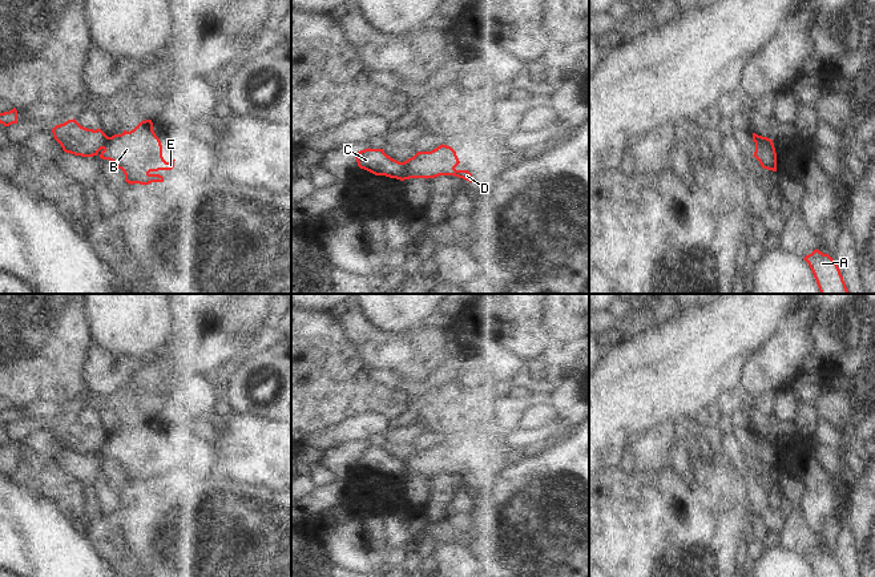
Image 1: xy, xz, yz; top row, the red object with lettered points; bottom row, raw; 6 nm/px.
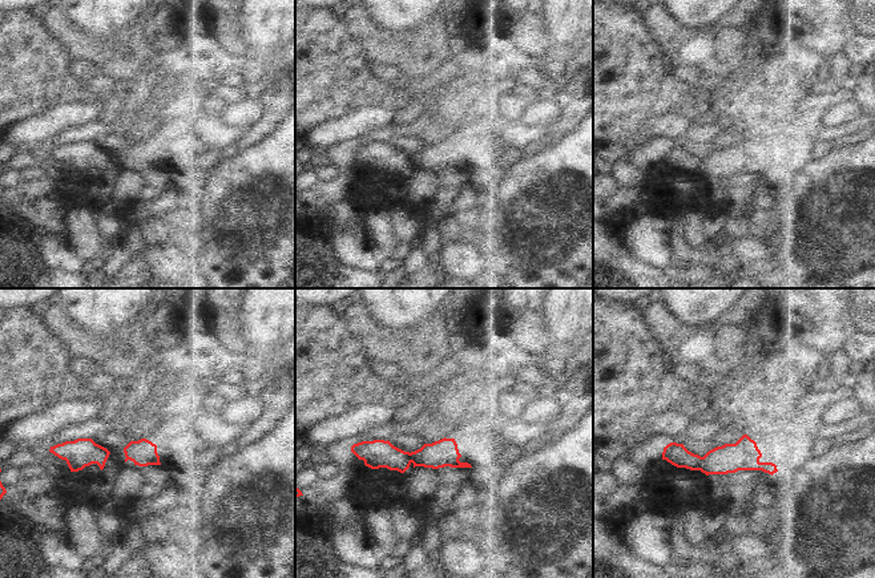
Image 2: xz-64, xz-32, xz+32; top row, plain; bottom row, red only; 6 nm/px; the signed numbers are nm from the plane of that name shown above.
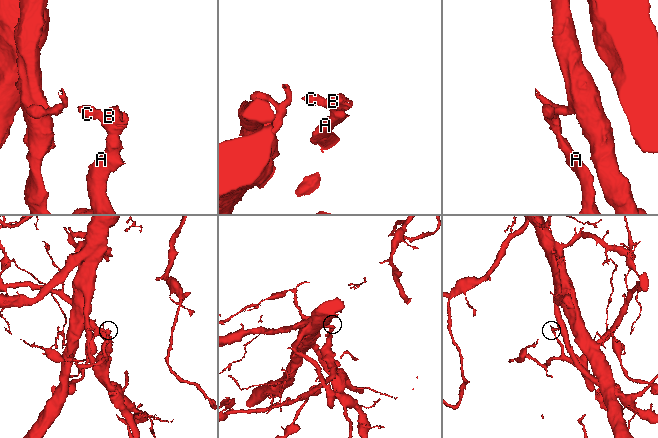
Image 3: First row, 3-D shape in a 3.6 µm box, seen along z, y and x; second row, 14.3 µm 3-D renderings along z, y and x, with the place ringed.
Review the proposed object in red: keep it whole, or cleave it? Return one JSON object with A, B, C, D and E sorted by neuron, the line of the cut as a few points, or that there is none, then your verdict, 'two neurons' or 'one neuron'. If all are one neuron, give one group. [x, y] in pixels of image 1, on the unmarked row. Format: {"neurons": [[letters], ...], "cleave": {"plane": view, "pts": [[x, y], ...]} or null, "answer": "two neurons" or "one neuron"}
{"neurons": [["A", "B", "D", "E"], ["C"]], "cleave": {"plane": "xz", "pts": [[402, 460], [403, 477]]}, "answer": "two neurons"}

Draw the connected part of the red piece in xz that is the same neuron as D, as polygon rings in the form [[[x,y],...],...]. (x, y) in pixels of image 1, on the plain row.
[[[440,443],[431,449],[418,449],[404,461],[404,477],[410,476],[435,476],[439,473],[455,473],[469,479],[475,479],[468,468],[456,468],[460,461],[456,449],[447,443]]]

